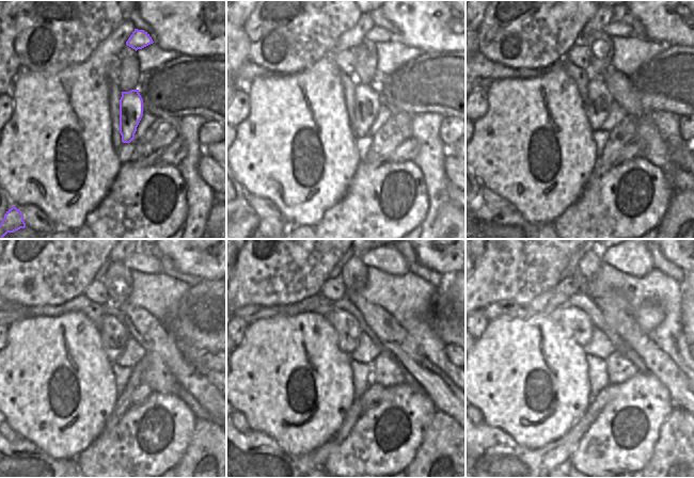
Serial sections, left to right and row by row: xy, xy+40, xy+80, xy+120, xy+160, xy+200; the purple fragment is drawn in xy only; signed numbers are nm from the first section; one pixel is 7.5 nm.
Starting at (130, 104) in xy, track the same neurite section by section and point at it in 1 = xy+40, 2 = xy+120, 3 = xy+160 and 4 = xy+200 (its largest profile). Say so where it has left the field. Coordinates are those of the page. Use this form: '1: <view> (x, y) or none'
1: xy+40 (367, 101)
2: xy+120 (113, 334)
3: xy+160 (348, 331)
4: xy+200 (571, 318)

